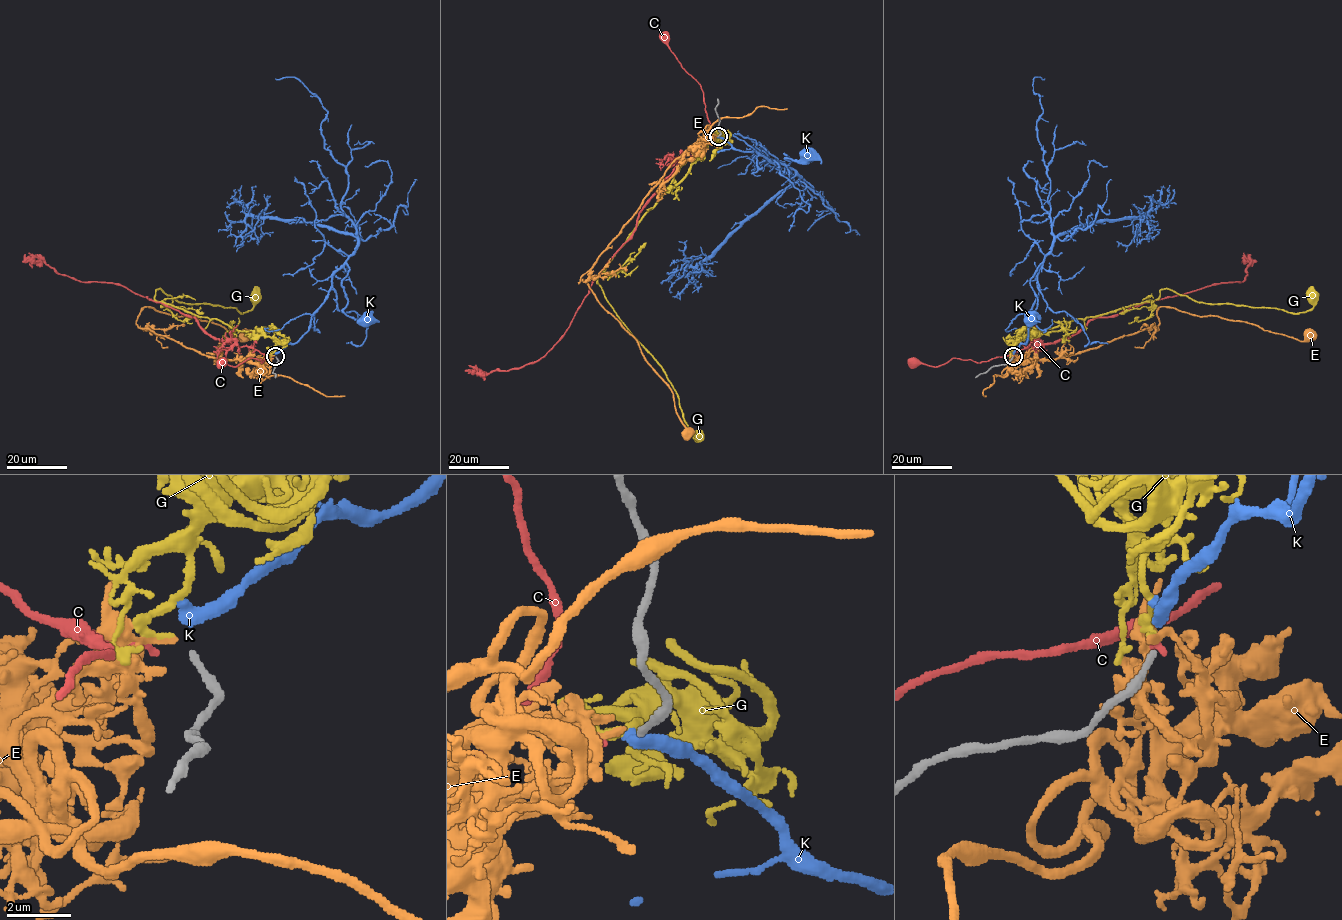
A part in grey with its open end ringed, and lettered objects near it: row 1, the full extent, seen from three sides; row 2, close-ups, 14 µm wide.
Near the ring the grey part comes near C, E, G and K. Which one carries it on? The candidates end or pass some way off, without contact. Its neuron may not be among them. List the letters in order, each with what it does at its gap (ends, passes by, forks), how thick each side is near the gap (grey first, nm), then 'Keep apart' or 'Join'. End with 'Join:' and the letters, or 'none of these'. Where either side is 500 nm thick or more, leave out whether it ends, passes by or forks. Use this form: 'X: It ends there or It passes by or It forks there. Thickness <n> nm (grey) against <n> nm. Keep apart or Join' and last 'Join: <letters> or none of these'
C: It ends there. Thickness 190 nm (grey) against 170 nm. Keep apart
E: It passes by. Thickness 190 nm (grey) against 170 nm. Keep apart
G: It ends there. Thickness 190 nm (grey) against 160 nm. Keep apart
K: Thickness 190 nm (grey) against 500 nm. Keep apart
Join: none of these

